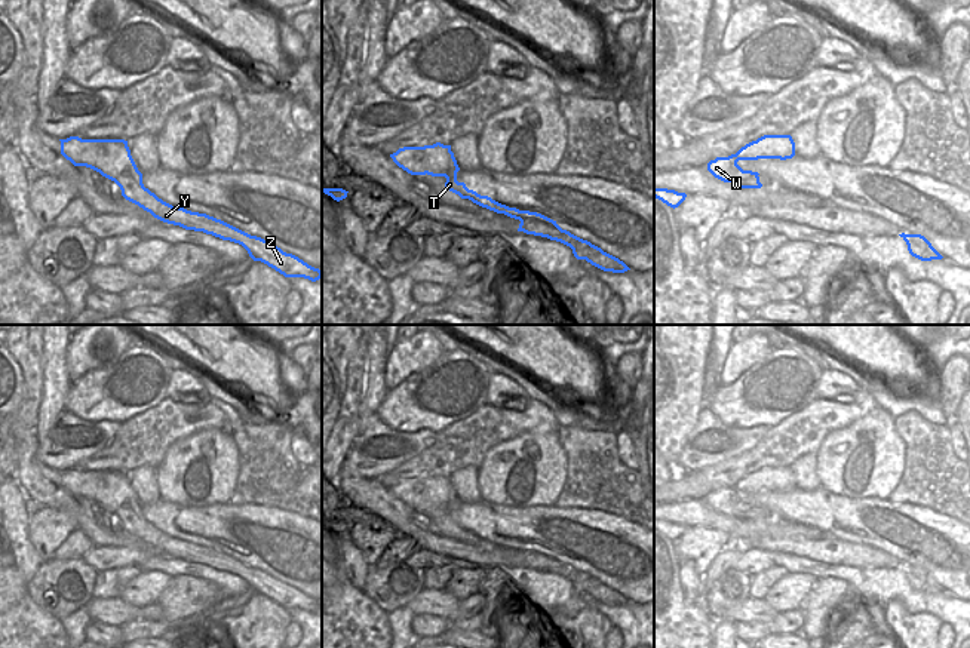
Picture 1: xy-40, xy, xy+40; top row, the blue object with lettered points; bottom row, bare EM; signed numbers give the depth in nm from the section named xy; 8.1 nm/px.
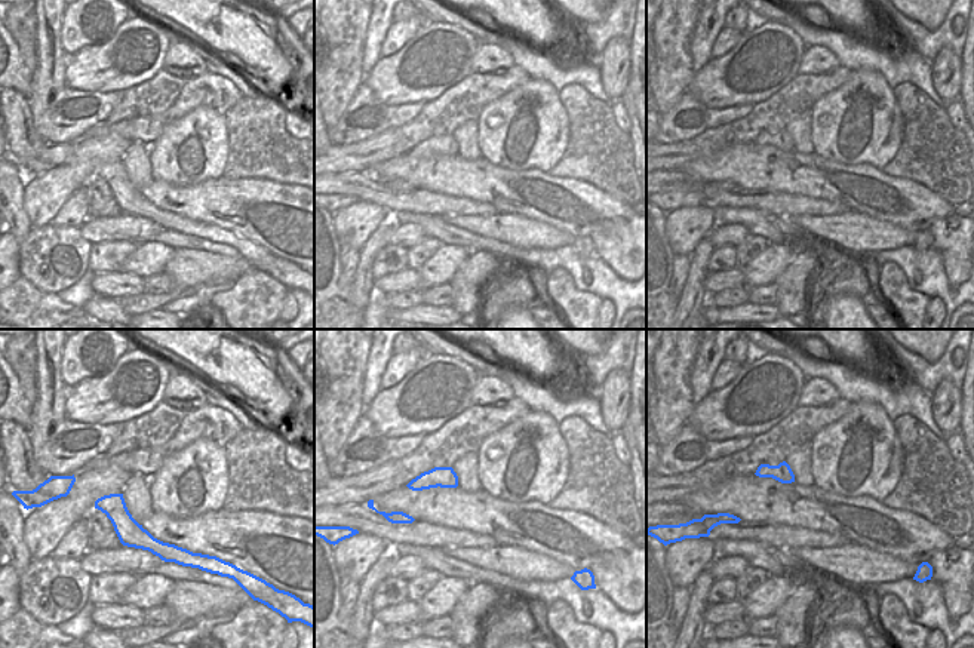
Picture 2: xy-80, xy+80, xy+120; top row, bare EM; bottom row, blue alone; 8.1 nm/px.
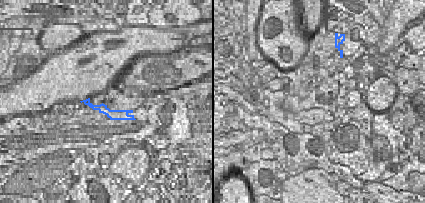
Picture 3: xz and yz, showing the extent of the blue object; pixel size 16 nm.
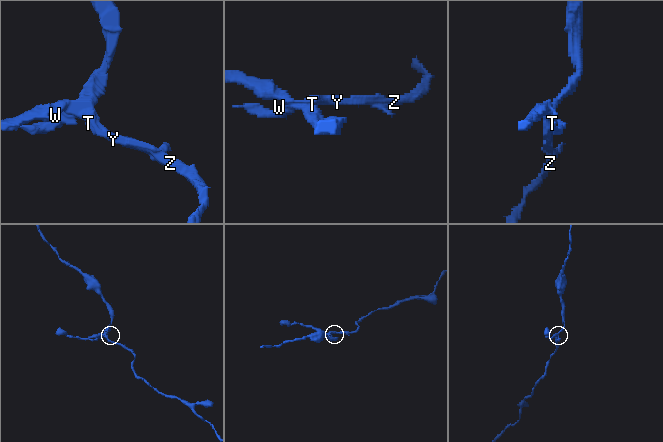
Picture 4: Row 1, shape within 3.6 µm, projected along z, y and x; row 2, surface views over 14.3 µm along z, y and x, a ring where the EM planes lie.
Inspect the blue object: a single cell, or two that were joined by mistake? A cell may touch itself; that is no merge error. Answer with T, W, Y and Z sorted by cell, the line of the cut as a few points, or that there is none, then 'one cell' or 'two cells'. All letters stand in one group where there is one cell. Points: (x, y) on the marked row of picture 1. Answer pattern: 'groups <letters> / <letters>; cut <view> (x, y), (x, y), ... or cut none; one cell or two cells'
groups T Y Z / W; cut xy (441, 144), (421, 150), (416, 157), (416, 165), (407, 171); two cells

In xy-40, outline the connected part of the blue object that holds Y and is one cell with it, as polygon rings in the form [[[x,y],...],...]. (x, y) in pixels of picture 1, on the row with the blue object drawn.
[[[70,136],[61,141],[61,154],[74,166],[88,166],[102,176],[114,181],[122,196],[150,212],[154,218],[179,225],[185,230],[203,231],[222,240],[242,245],[254,261],[261,261],[285,277],[304,277],[316,282],[322,271],[300,259],[292,254],[267,240],[251,236],[221,219],[206,214],[191,212],[179,206],[172,206],[142,184],[142,173],[138,171],[128,141],[125,139],[82,139]]]

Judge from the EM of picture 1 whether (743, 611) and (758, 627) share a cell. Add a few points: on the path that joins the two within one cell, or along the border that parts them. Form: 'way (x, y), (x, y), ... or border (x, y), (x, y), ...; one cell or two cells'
border (736, 622), (769, 623); two cells

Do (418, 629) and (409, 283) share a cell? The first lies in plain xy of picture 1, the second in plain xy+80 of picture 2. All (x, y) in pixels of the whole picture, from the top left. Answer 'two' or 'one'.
two

